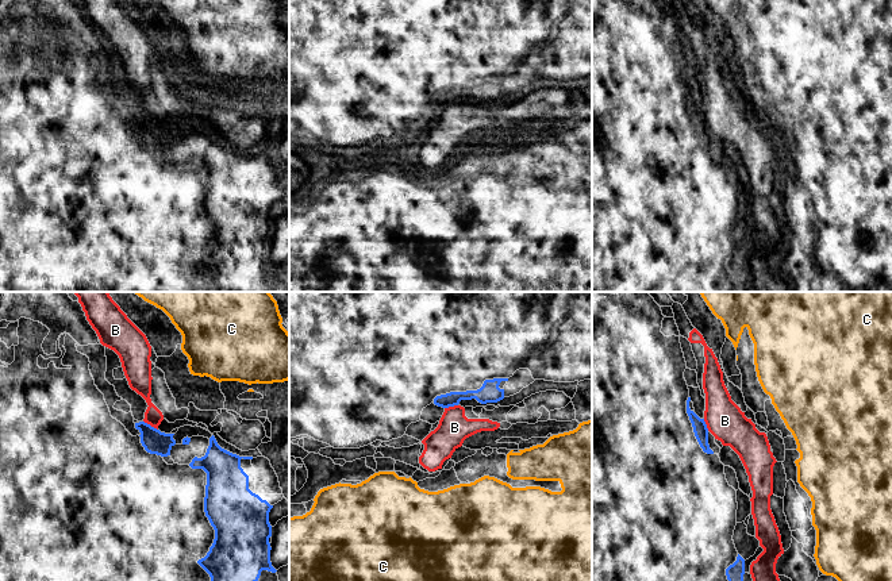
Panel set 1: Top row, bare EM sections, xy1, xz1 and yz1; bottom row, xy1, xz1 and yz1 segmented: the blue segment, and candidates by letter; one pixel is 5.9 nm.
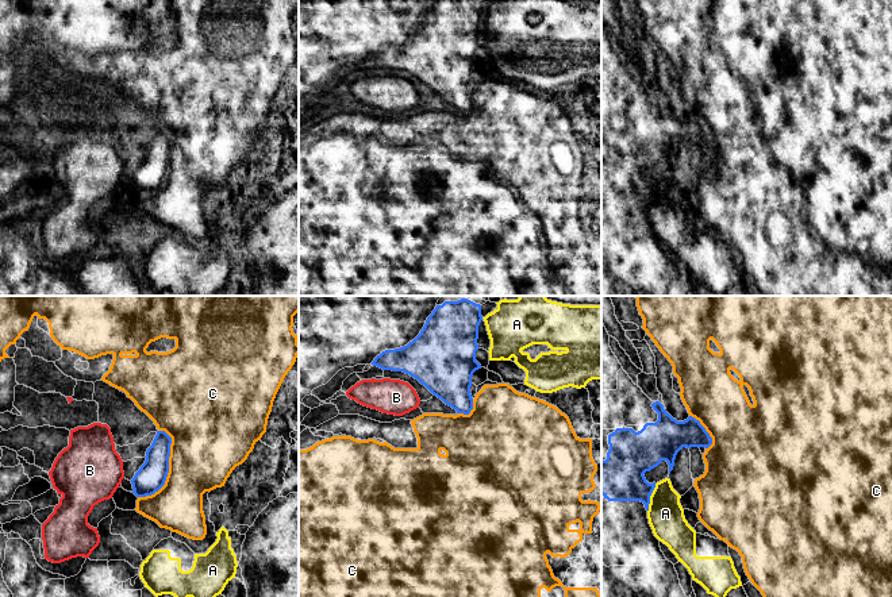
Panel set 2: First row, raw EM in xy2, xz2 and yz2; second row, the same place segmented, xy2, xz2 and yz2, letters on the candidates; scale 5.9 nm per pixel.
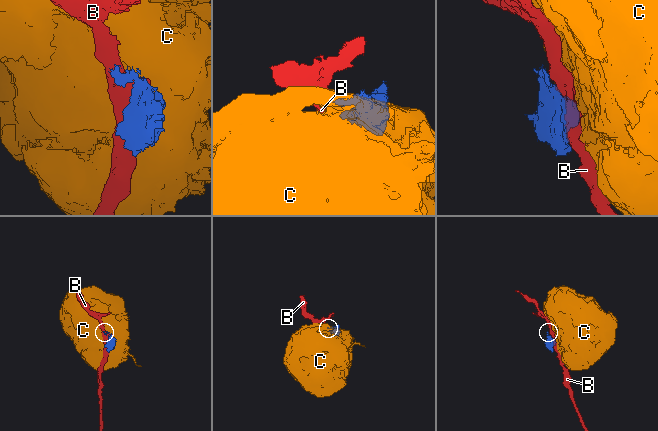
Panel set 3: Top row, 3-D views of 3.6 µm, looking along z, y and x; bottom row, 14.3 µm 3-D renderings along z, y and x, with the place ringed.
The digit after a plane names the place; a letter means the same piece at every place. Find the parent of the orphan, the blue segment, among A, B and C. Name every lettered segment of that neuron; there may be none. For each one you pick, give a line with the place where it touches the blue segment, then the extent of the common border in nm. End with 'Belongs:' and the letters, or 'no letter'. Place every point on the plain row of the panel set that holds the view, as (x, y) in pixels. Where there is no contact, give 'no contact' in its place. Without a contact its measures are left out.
Belongs: no letter

